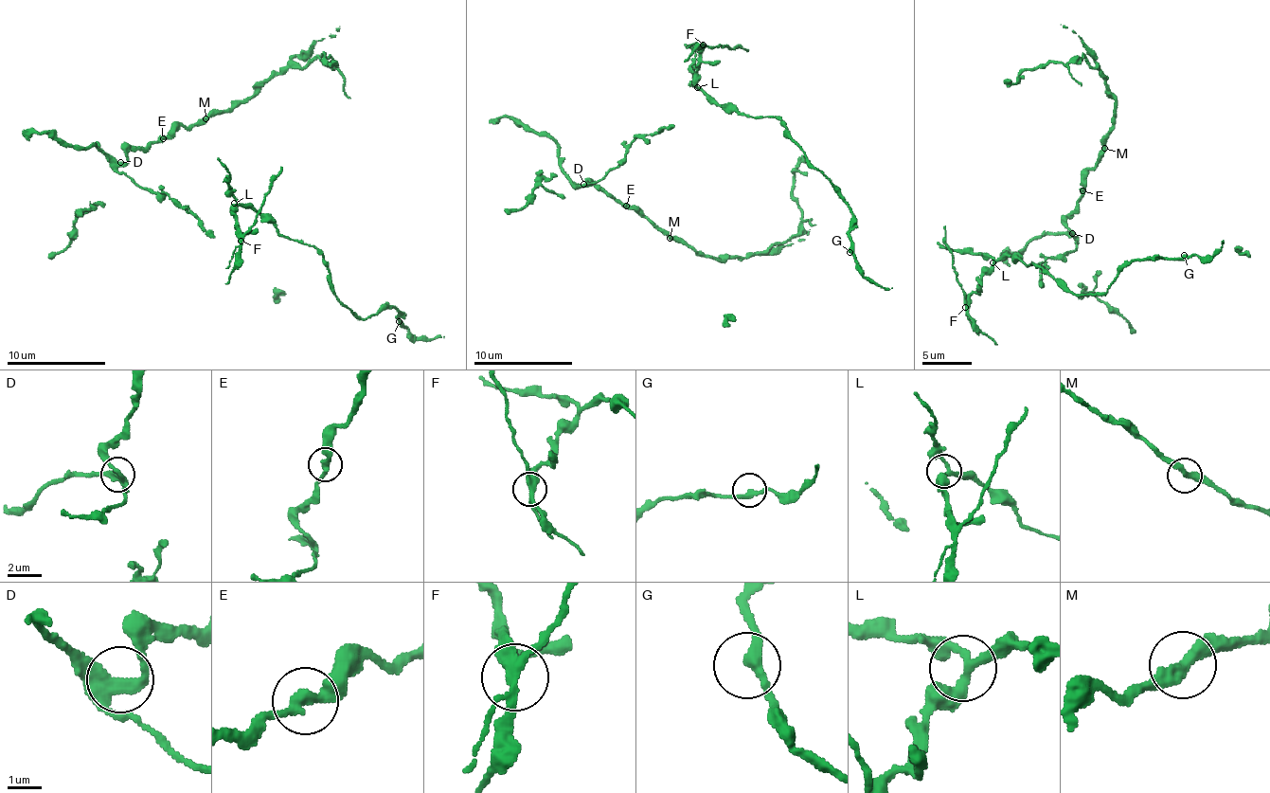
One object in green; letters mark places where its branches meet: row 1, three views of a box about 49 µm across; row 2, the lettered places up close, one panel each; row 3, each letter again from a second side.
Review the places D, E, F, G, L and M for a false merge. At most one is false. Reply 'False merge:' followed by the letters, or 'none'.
False merge: F

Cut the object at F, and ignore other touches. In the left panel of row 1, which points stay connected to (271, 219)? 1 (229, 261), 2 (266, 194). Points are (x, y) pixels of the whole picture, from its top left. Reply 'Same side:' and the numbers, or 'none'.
Same side: none

